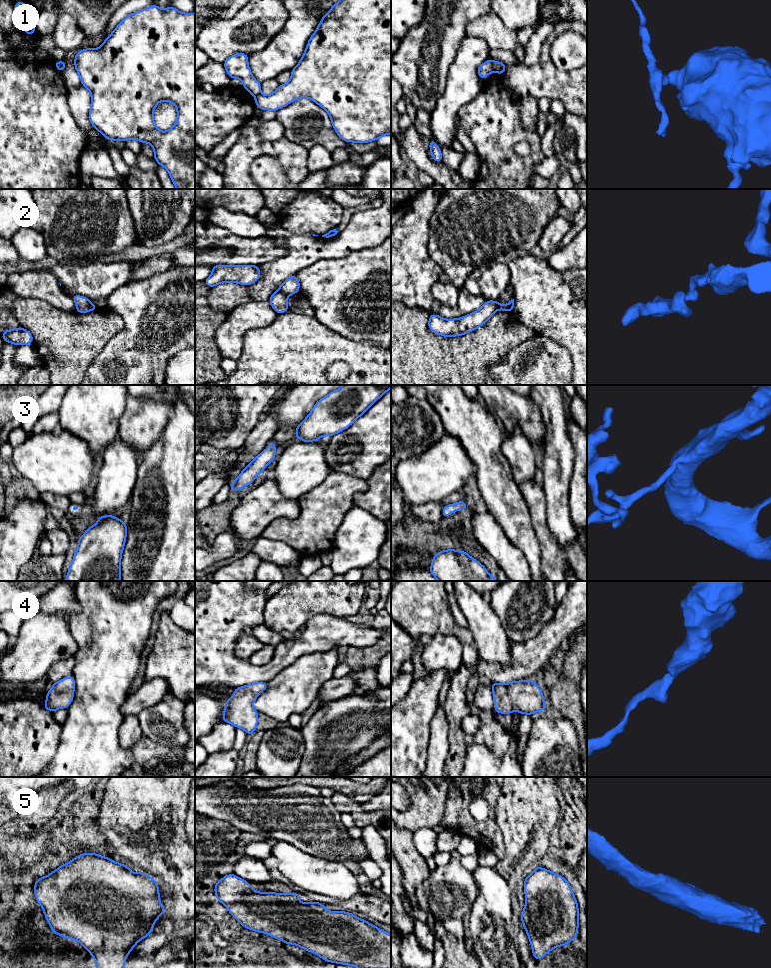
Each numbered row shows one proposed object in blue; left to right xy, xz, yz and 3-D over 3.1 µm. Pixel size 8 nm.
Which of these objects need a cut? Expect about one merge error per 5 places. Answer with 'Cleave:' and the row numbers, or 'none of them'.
Cleave: 1, 2

